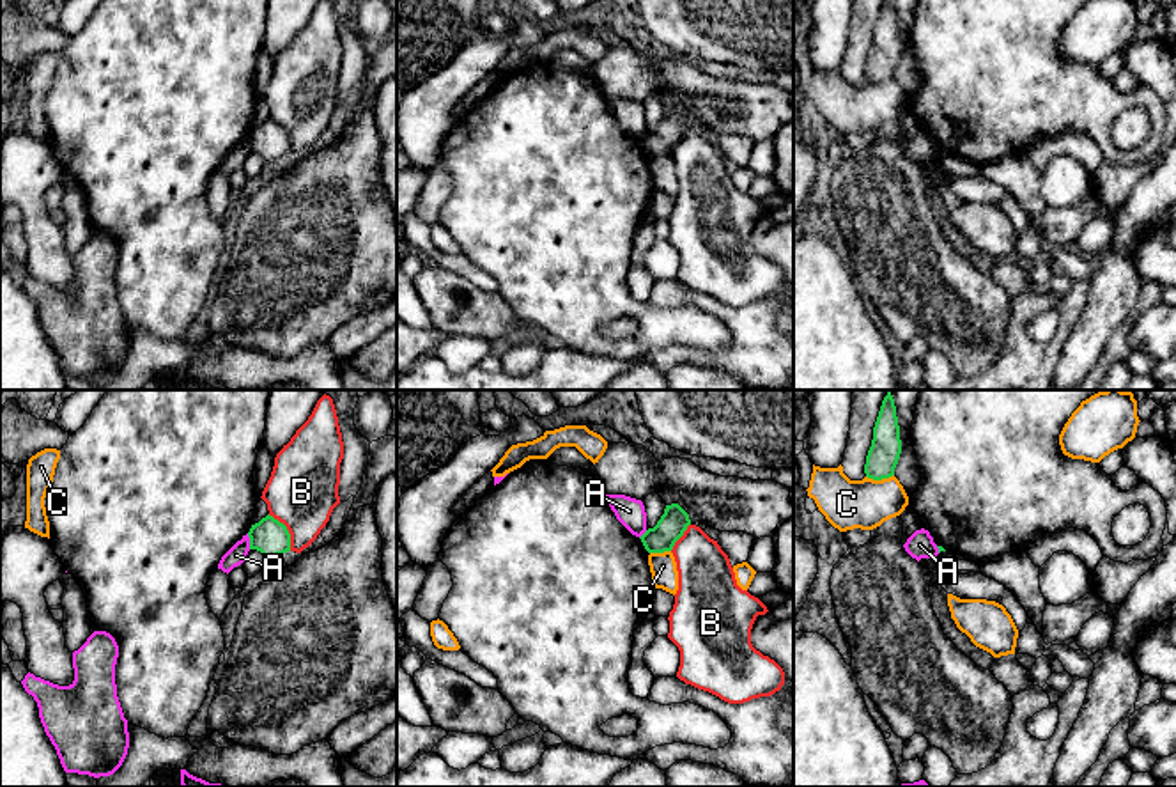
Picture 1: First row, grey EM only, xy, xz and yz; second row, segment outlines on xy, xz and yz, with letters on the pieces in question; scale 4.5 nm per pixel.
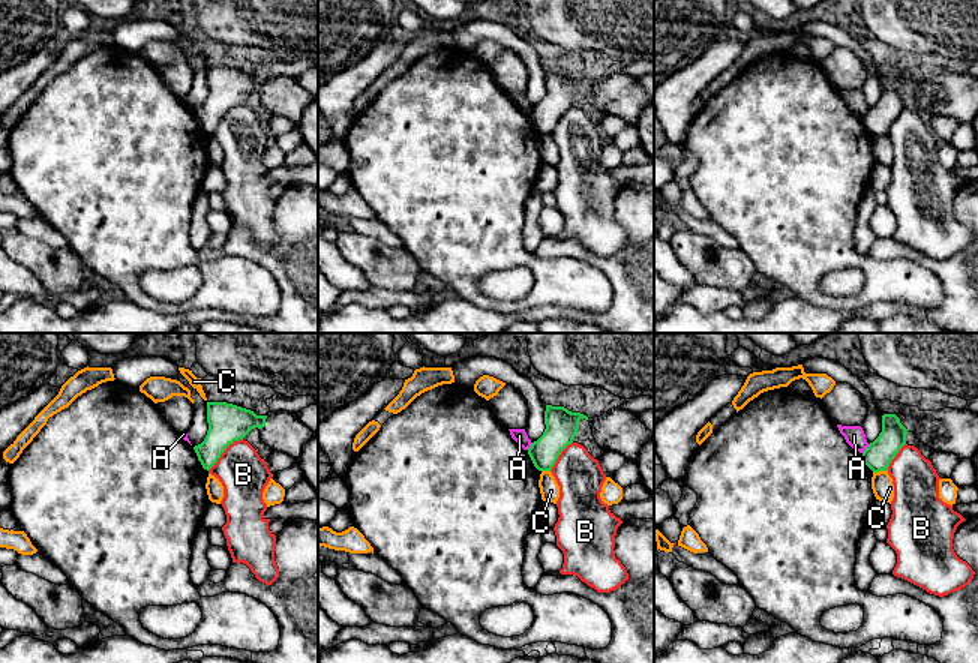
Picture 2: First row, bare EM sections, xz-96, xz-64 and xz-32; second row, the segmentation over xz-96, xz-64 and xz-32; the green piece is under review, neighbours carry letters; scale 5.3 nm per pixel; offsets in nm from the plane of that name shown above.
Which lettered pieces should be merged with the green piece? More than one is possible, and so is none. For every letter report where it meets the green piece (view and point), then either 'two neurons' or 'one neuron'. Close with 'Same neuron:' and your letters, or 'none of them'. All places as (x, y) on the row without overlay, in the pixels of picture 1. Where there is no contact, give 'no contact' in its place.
A: xy (250, 144) | two neurons
B: xy (287, 133) | two neurons
C: yz (879, 82) | two neurons
Same neuron: none of them

